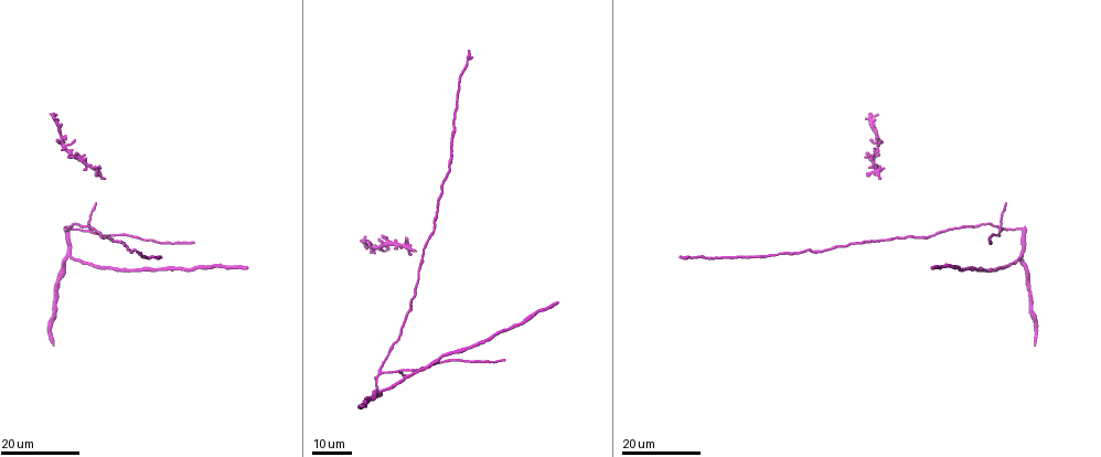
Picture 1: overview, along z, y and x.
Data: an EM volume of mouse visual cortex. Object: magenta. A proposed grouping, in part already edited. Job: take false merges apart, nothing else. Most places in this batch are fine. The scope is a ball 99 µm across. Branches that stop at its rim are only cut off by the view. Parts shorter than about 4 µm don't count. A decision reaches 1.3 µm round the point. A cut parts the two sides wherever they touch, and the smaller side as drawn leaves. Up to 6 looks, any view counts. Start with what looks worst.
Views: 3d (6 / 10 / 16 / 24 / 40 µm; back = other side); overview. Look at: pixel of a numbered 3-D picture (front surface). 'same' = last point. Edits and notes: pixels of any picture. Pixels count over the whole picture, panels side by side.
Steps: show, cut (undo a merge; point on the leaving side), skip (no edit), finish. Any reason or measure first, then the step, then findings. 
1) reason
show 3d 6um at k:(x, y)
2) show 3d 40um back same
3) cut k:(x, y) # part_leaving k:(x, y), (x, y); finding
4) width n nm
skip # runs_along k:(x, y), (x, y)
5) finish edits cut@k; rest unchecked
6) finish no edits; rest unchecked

a fork
show 3d 24um at 1:(402, 370)

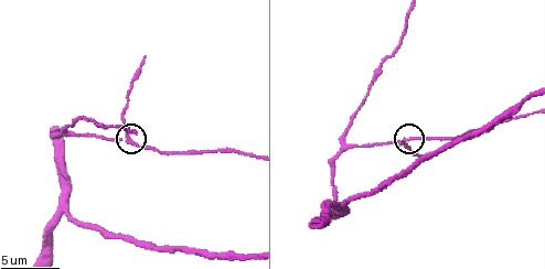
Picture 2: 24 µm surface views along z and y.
show 3d 10um at 2:(125, 135)

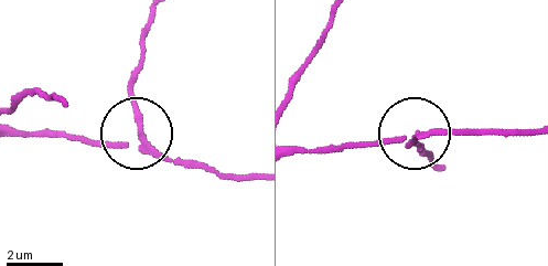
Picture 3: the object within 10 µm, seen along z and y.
arms 3
cut 3:(131, 103) # a second neuron is stuck on

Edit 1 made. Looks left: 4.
show overview

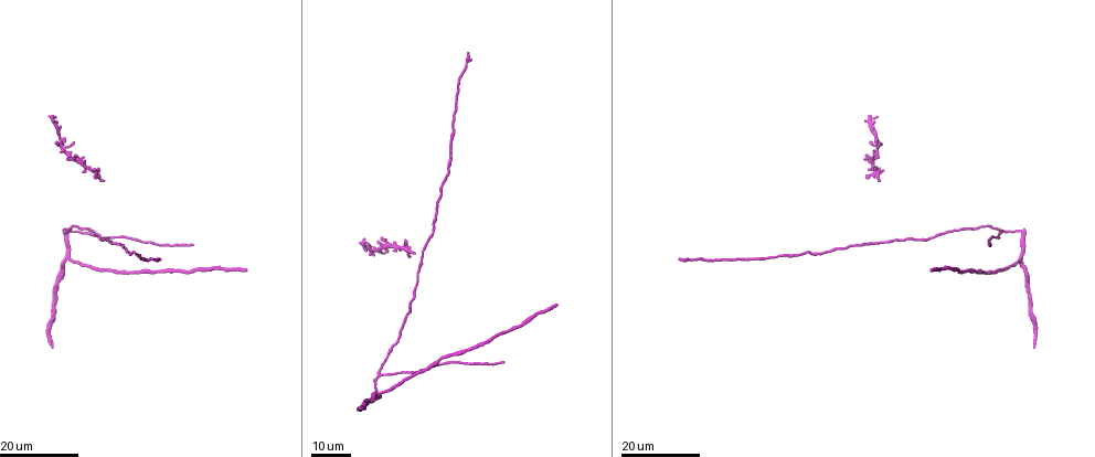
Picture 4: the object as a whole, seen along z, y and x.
show 3d 16um at 4:(379, 375)

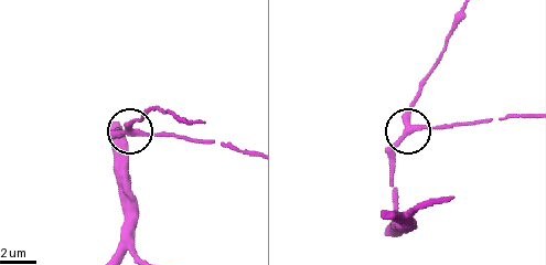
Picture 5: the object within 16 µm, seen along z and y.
show 3d 10um at 5:(135, 133)

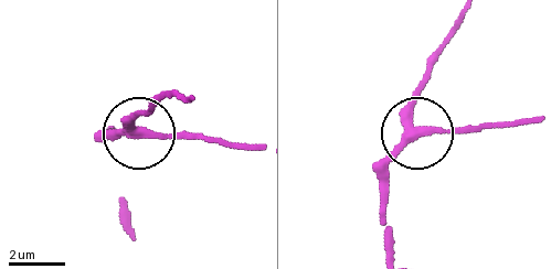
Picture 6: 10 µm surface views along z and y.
width 270 nm
skip # one neuron here

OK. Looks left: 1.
show 3d 10um at 2:(406, 28)

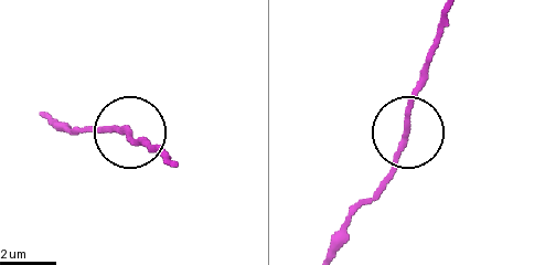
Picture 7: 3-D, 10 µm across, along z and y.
skip # runs_along 7:(406, 125), (423, 69); continuous, no second neuron

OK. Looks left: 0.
finish edits cut@3; rest unchecked

